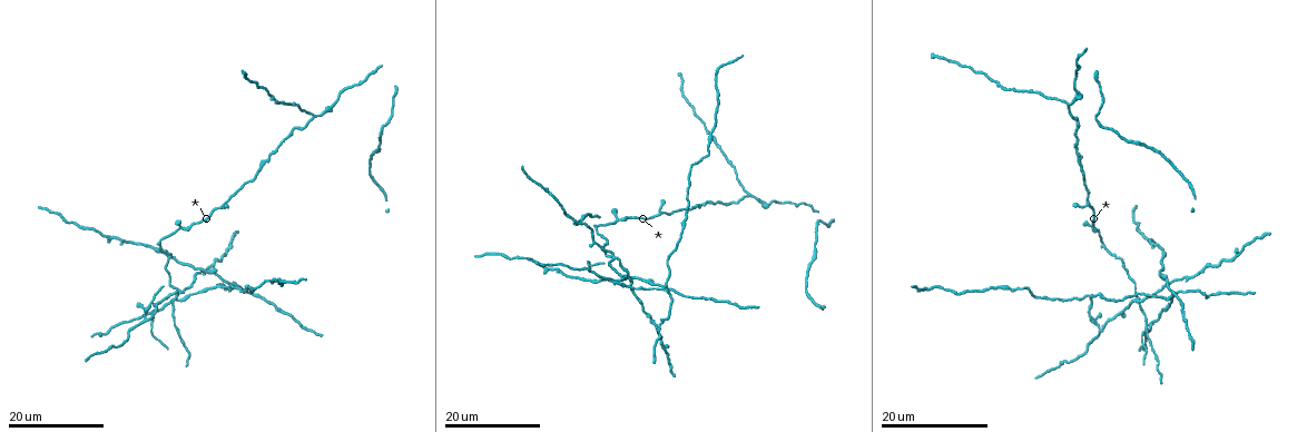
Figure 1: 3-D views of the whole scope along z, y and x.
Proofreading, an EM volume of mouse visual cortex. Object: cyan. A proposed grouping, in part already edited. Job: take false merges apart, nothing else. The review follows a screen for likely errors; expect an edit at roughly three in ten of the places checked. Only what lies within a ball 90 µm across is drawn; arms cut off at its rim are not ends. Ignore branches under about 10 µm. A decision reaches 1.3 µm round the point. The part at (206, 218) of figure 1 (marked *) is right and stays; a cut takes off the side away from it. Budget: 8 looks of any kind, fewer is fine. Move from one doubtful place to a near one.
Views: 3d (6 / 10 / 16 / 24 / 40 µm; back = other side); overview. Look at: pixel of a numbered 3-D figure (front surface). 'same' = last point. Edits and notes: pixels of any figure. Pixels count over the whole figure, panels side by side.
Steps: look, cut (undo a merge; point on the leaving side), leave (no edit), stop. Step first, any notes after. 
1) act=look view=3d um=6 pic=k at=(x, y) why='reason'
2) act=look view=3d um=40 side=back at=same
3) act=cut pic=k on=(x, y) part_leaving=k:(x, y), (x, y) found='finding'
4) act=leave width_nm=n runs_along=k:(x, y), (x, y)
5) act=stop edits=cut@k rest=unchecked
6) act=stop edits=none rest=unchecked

act=look view=3d um=16 pic=1 at=(183, 228) why='small branch off a trunk'

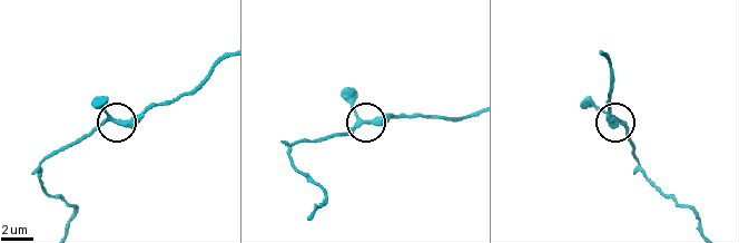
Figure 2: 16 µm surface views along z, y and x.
act=look view=3d um=6 pic=2 at=(362, 120) why='zoom in'

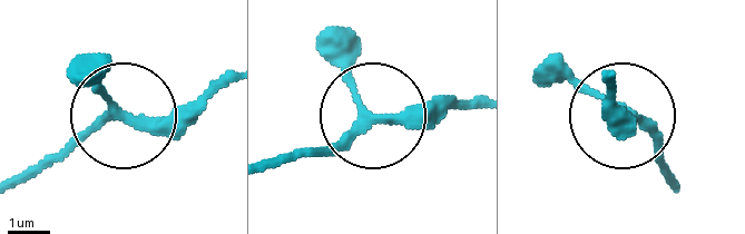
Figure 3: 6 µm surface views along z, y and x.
act=leave arms=3 runs_along=3:(605, 72), (613, 101), (666, 165) found='one cell here'

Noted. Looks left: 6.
act=look view=3d um=24 pic=1 at=(178, 293) why='looks like a crossing'

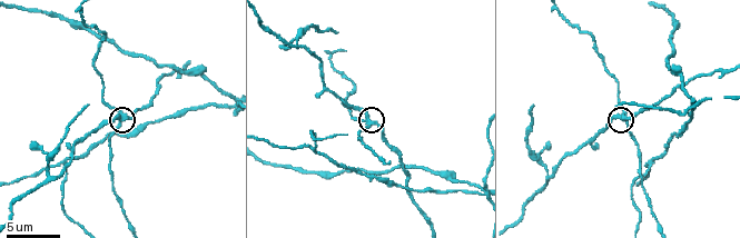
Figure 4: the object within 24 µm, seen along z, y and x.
act=look view=3d um=10 pic=4 at=(619, 116)

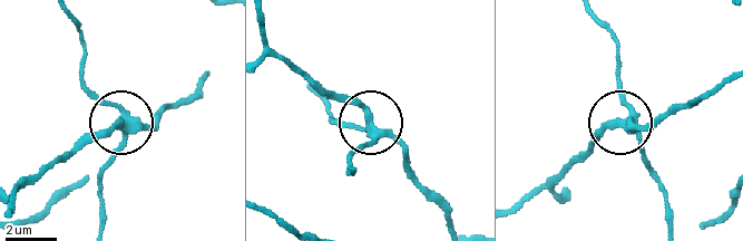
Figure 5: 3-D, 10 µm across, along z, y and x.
act=cut pic=5 on=(100, 133) side_arm_um=35 arms=4 found='two cells meet here'

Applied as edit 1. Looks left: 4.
act=look view=3d um=10 pic=4 at=(692, 104) why='four or more arms meet'

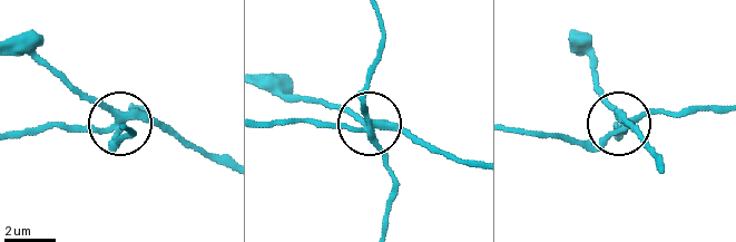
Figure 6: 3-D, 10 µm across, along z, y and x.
act=cut pic=6 on=(386, 162) side_arm_um=51 part_leaving=6:(372, 129), (366, 80), (383, 22) found='two cells meet here'

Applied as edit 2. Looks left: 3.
act=look view=overview why='see it whole again'

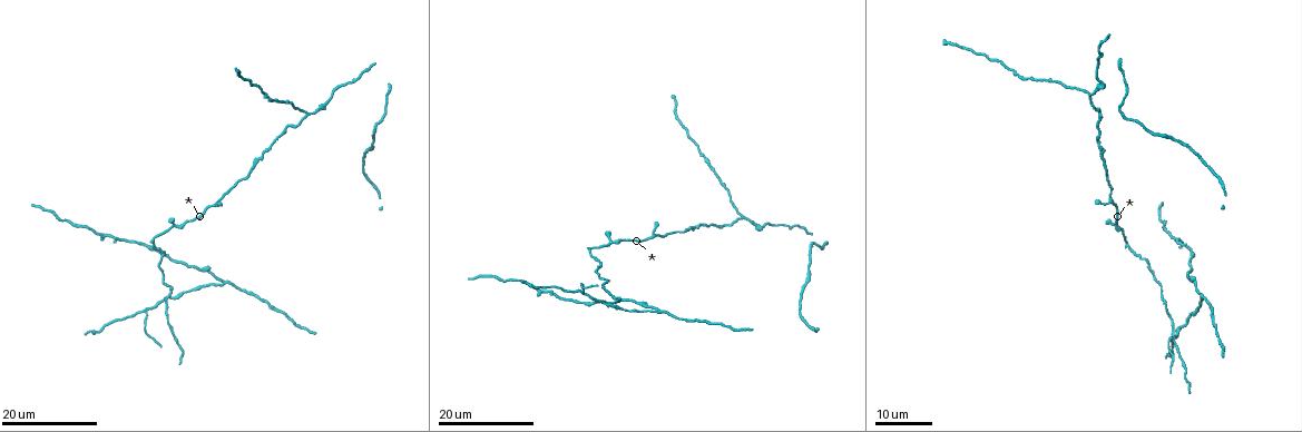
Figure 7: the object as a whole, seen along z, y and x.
act=look view=3d um=16 pic=7 at=(309, 114) why='branch point'

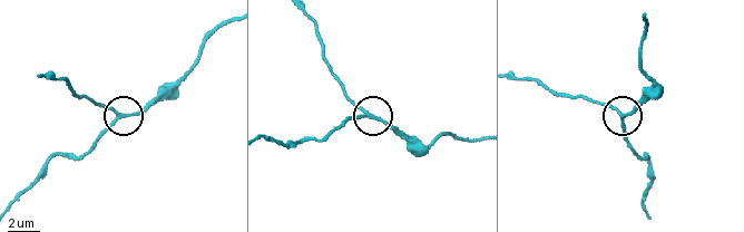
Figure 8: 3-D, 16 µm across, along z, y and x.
act=look view=3d um=6 pic=8 at=(119, 115) why='zoom in'

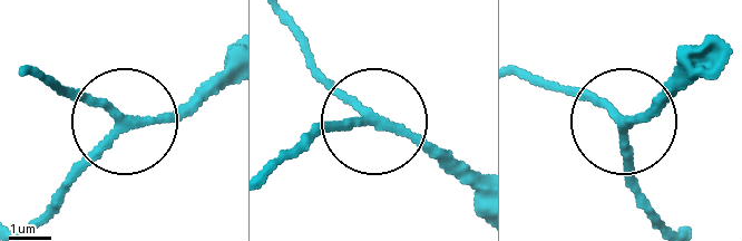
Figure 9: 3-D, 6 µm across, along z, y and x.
act=leave runs_along=9:(666, 227), (641, 198), (613, 113), (553, 84) found='one cell here'

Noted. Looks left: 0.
act=stop edits=cut@5,cut@6 rest=unchecked

